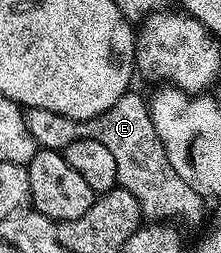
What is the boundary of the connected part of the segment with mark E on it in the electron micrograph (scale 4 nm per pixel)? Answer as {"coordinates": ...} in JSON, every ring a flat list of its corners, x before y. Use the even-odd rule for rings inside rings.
{"coordinates":[[128,90,124,96,117,98,117,102,113,102,113,106,109,106,109,110,105,110,105,114,92,120,70,120,61,114,53,114,51,110,28,108,23,113,23,121,39,148,62,150,69,142,77,142,77,138,97,138,97,142,105,145,117,162,118,187,129,190,129,194,139,200,148,221,178,222,183,225,199,224,203,220,204,223,204,197,188,186,173,166,169,166,169,158,165,158,157,130,153,130,147,100,139,97,135,90]]}

